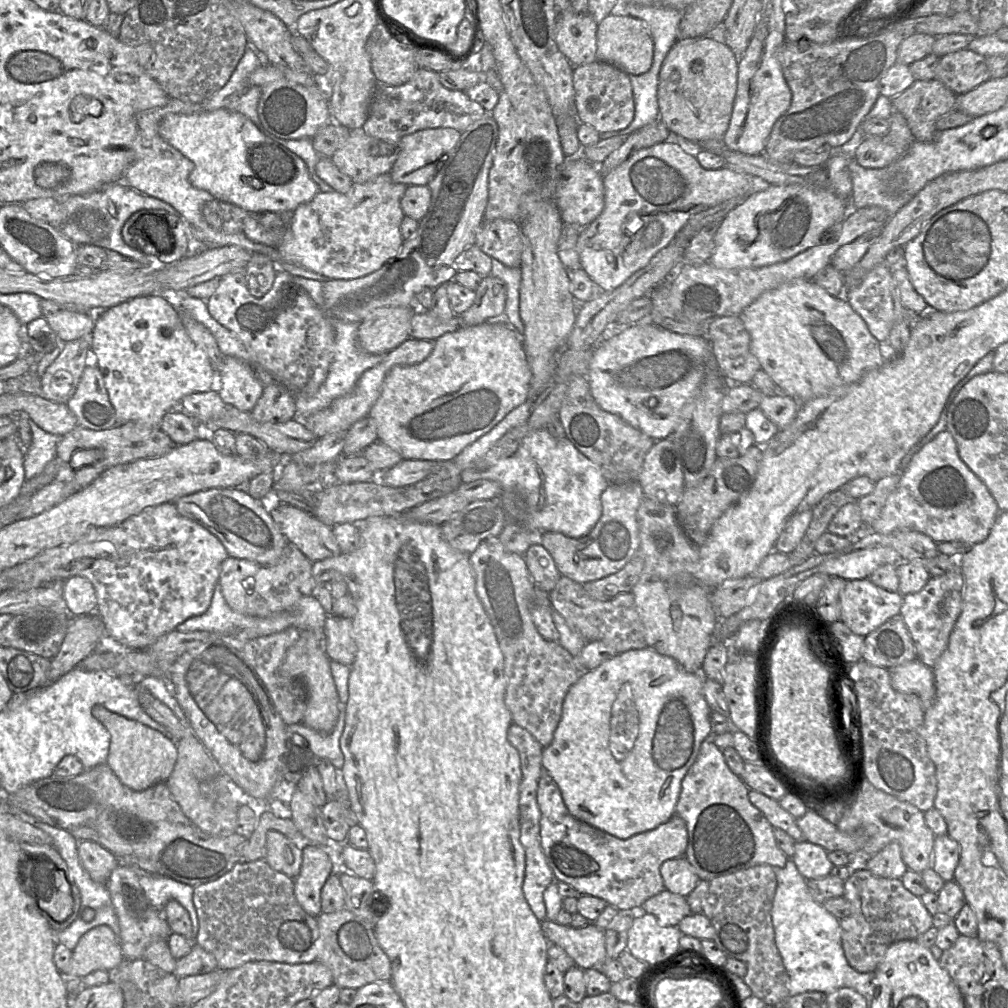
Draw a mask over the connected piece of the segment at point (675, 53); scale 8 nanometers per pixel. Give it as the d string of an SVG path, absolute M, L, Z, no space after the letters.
M712 35L677 40L659 73L659 120L671 132L694 142L722 139L732 117L738 62L739 56Z

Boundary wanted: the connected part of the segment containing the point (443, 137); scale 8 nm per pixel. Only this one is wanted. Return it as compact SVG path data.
M433 128L419 130L407 135L399 142L399 154L396 162L388 173L390 178L406 186L427 185L443 167L450 152L457 144L461 132L454 128Z

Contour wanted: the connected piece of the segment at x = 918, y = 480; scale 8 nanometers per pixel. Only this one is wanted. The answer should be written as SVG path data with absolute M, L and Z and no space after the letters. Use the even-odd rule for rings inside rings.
M948 430L938 433L925 444L901 471L896 489L888 496L879 517L863 532L890 534L894 530L911 529L926 534L936 543L960 541L973 546L989 535L1000 509L984 482L972 472L958 454L956 442Z

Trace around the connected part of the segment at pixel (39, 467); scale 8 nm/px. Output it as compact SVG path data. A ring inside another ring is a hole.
M29 420L32 440L24 451L25 479L29 480L40 474L44 467L56 456L57 444L61 436L49 433Z

